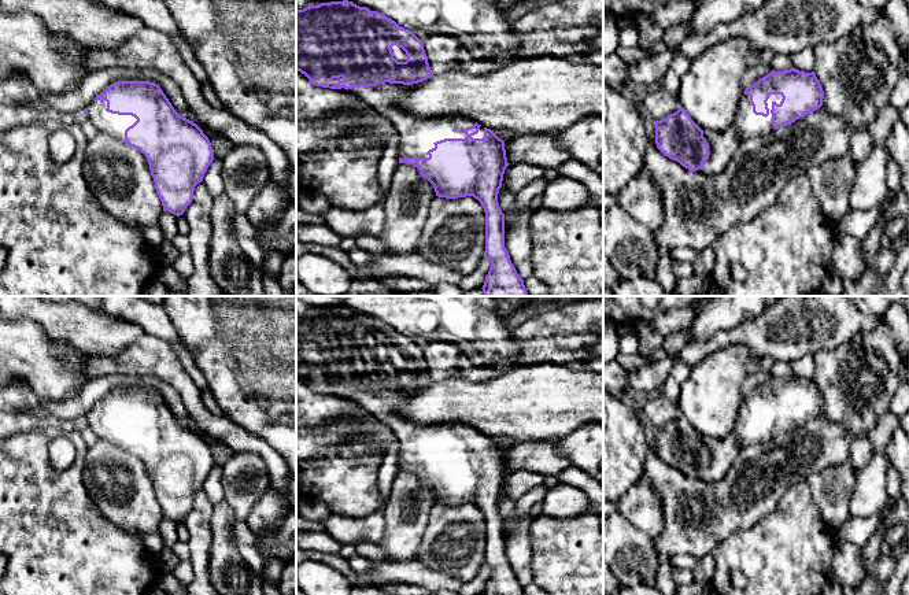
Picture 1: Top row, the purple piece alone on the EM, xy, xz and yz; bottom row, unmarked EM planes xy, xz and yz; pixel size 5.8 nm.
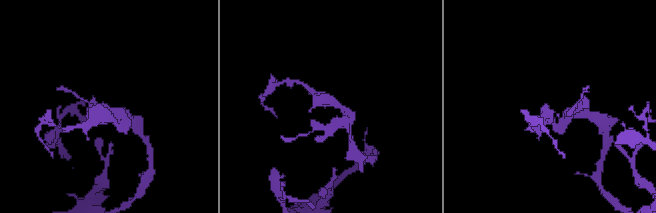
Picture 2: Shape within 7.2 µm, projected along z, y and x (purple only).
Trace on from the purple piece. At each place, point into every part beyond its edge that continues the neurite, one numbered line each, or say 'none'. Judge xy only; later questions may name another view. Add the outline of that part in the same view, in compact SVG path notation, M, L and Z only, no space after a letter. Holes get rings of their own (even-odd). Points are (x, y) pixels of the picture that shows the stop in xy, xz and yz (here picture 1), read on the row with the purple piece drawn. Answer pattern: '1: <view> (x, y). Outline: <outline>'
1: xy (114, 125). Outline: M93 99L88 104L88 121L103 133L107 133L121 141L125 140L125 130L132 126L137 119L132 115L118 115L107 112L107 101Z

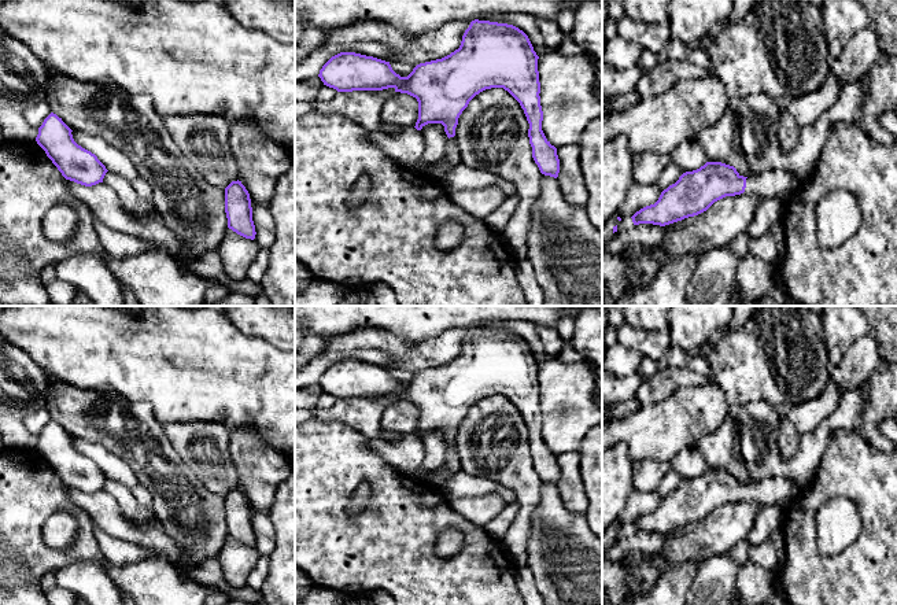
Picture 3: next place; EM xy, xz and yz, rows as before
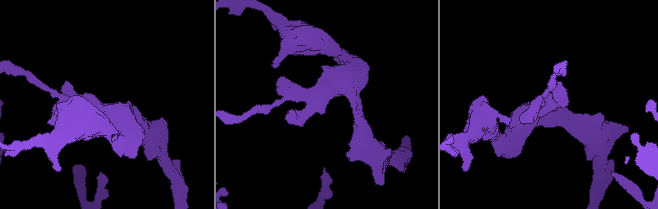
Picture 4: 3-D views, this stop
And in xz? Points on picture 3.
1: xz (451, 158). Outline: M450 137L444 155L433 163L429 178L444 184L447 174L461 163L461 154L455 137Z

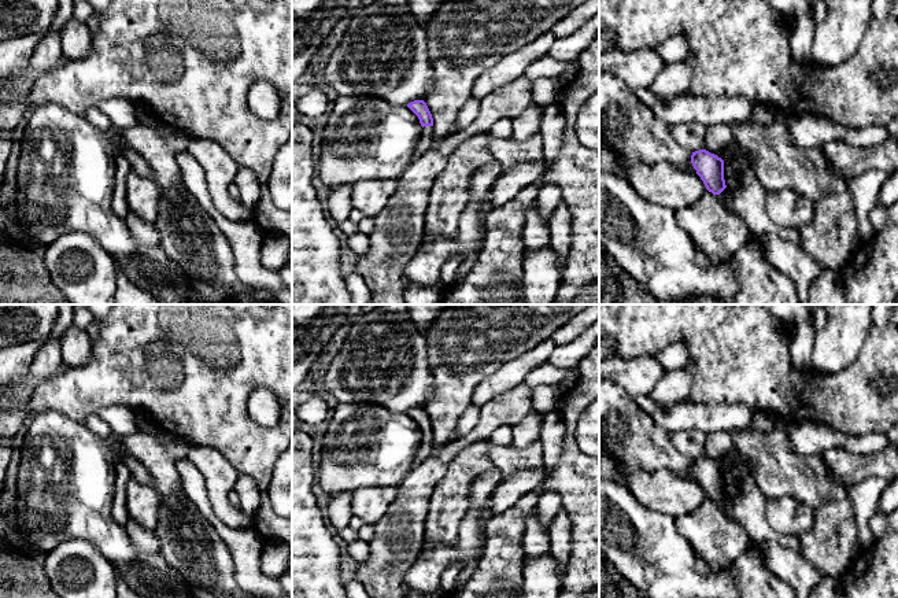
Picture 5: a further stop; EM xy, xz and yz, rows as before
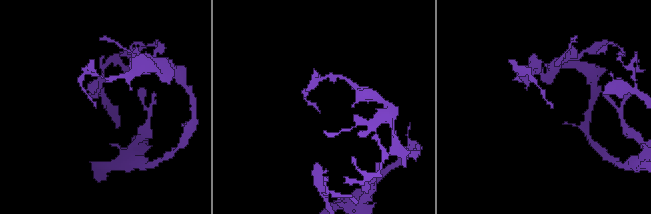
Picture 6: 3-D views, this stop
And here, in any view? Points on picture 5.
1: xz (425, 141). Outline: M424 126L413 159L422 156L432 147L433 143L433 126Z

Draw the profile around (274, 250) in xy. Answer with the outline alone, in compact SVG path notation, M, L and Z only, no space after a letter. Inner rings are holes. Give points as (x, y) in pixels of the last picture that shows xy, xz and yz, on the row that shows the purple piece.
M263 233L260 244L260 263L269 270L276 270L288 263L292 246L289 240L280 233Z

